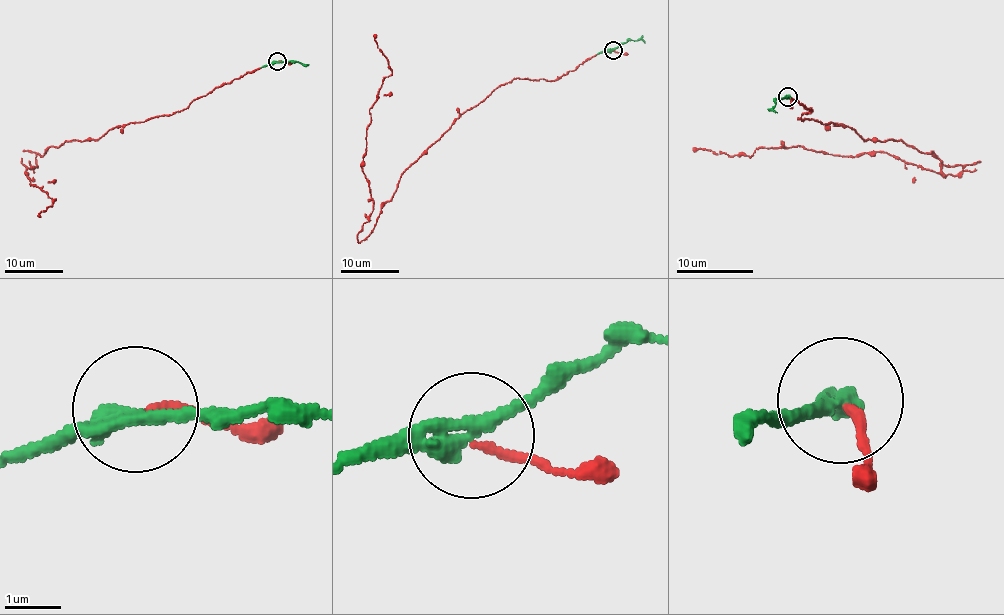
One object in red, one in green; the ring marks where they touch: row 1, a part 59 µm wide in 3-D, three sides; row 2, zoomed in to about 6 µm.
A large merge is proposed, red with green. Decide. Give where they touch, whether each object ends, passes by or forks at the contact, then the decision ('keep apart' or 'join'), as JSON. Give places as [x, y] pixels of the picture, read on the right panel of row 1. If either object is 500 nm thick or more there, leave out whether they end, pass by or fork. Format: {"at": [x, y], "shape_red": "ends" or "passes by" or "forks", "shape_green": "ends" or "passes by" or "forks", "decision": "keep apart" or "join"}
{"at": [788, 96], "shape_red": "ends", "shape_green": "passes by", "decision": "keep apart"}

